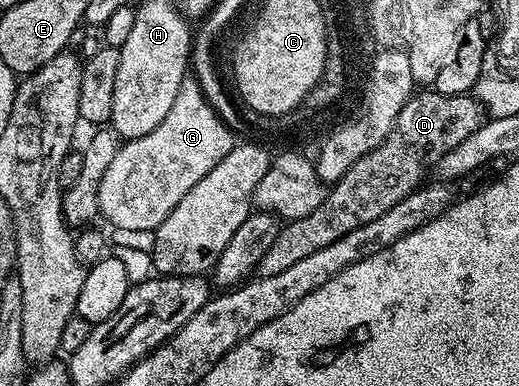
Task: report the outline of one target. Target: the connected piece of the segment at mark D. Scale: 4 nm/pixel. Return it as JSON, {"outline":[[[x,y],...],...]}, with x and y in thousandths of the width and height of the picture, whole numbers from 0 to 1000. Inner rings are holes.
{"outline":[[[838,231],[805,233],[776,272],[753,345],[715,396],[692,407],[659,464],[640,477],[638,492],[611,539],[599,541],[592,562],[551,575],[524,627],[520,645],[499,676],[493,720],[530,718],[545,697],[561,697],[568,676],[584,676],[607,645],[653,624],[676,593],[723,573],[723,562],[746,552],[753,531],[776,521],[794,495],[813,482],[819,451],[840,435],[842,420],[877,376],[900,365],[915,334],[934,316],[938,290],[909,244],[850,246]],[[813,461],[813,464],[811,464]]]}

